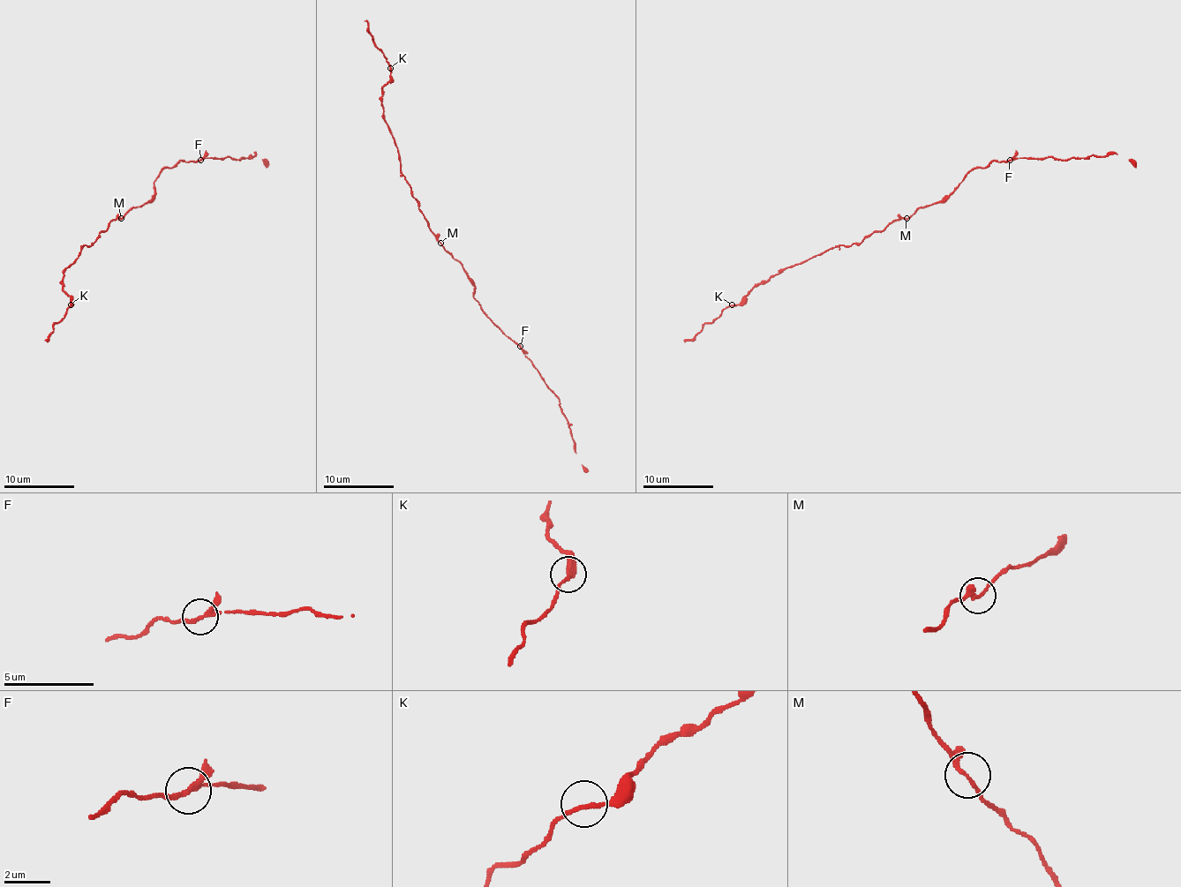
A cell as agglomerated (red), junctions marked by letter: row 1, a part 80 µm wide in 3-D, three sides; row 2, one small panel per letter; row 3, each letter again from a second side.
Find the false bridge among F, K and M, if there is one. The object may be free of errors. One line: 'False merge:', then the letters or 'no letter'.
False merge: no letter

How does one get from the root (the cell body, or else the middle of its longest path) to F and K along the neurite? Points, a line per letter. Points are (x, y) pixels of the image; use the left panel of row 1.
F: (124, 215), (154, 194), (156, 176), (165, 168), (174, 168), (181, 161), (200, 159)
K: (124, 215), (114, 219), (90, 245), (83, 245), (79, 255), (65, 269), (62, 289), (71, 297), (71, 304)

